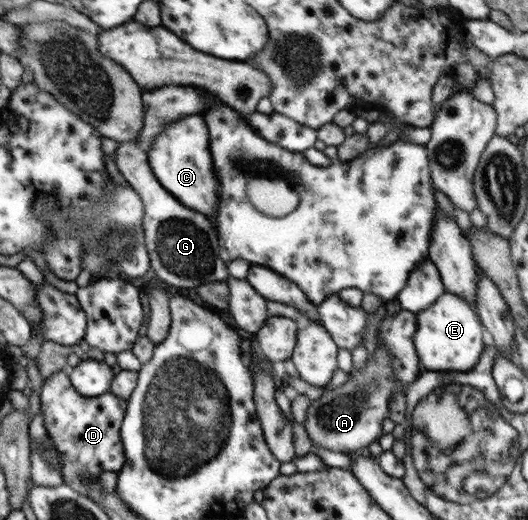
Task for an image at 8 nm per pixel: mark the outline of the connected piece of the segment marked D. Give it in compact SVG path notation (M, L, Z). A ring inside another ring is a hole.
M68 369L54 372L49 378L44 379L40 393L41 414L45 421L45 428L48 436L53 440L55 446L59 449L63 465L61 465L64 485L75 490L79 496L89 494L89 489L85 487L85 477L97 477L107 471L116 471L119 473L124 469L127 461L127 452L124 450L123 436L120 429L123 428L124 416L127 412L128 401L113 393L102 394L100 397L81 395L76 387L72 385Z

